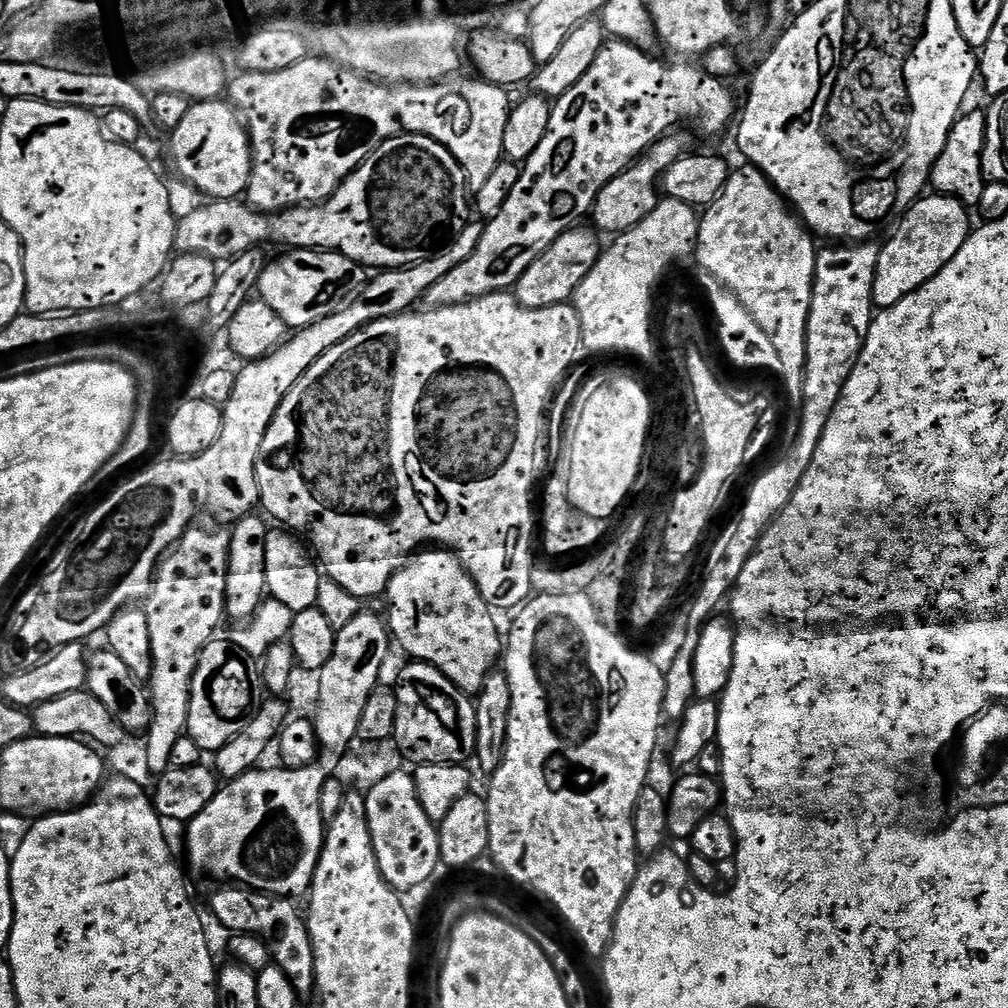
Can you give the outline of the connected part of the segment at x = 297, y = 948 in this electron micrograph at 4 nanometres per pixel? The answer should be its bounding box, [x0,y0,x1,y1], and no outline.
[212,886,316,997]

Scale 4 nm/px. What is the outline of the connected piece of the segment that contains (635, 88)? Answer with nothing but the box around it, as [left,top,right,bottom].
[423,39,738,308]

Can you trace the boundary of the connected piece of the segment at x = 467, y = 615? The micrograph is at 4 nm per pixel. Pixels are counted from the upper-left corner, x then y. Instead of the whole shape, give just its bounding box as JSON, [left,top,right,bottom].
[386,550,502,694]

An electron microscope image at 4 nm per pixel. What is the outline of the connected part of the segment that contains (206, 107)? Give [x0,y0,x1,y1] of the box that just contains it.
[168,99,252,200]

